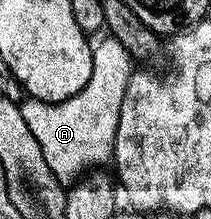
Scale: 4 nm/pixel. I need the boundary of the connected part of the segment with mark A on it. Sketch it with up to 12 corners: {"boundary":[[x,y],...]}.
{"boundary":[[111,35],[58,103],[19,103],[54,179],[113,160],[134,58]]}

